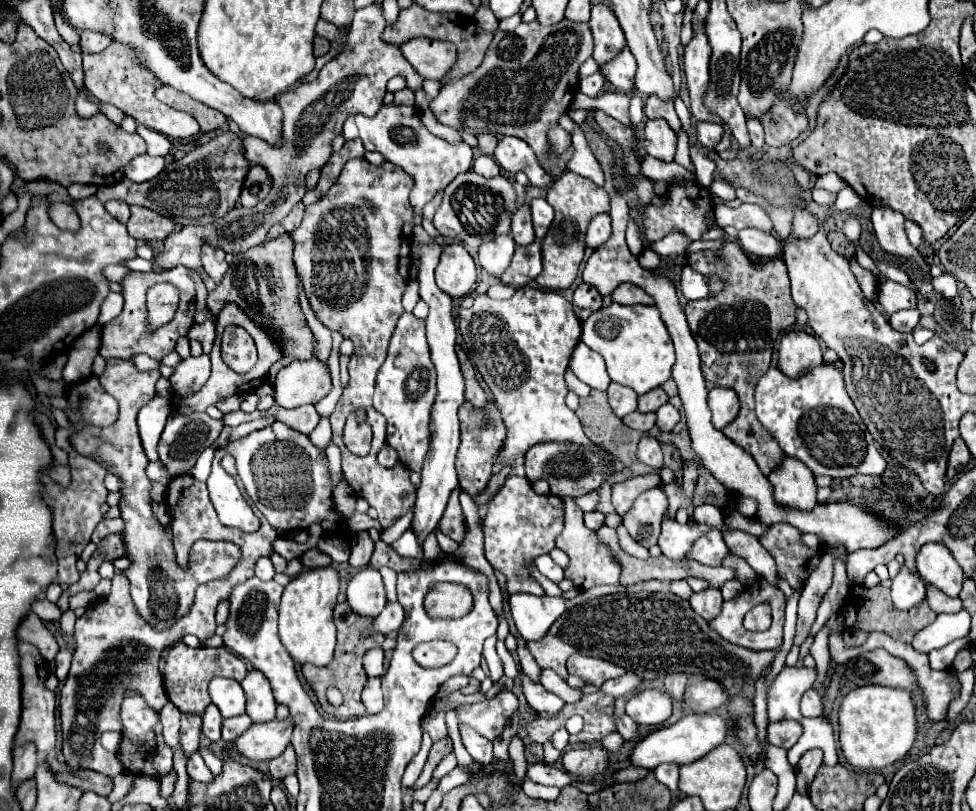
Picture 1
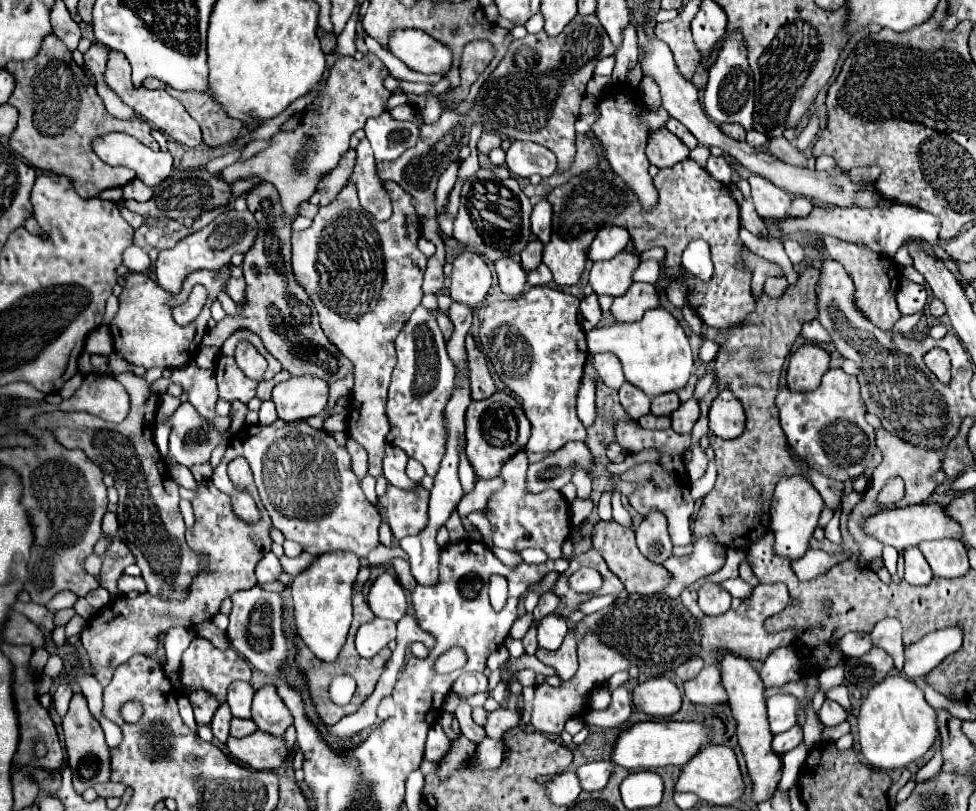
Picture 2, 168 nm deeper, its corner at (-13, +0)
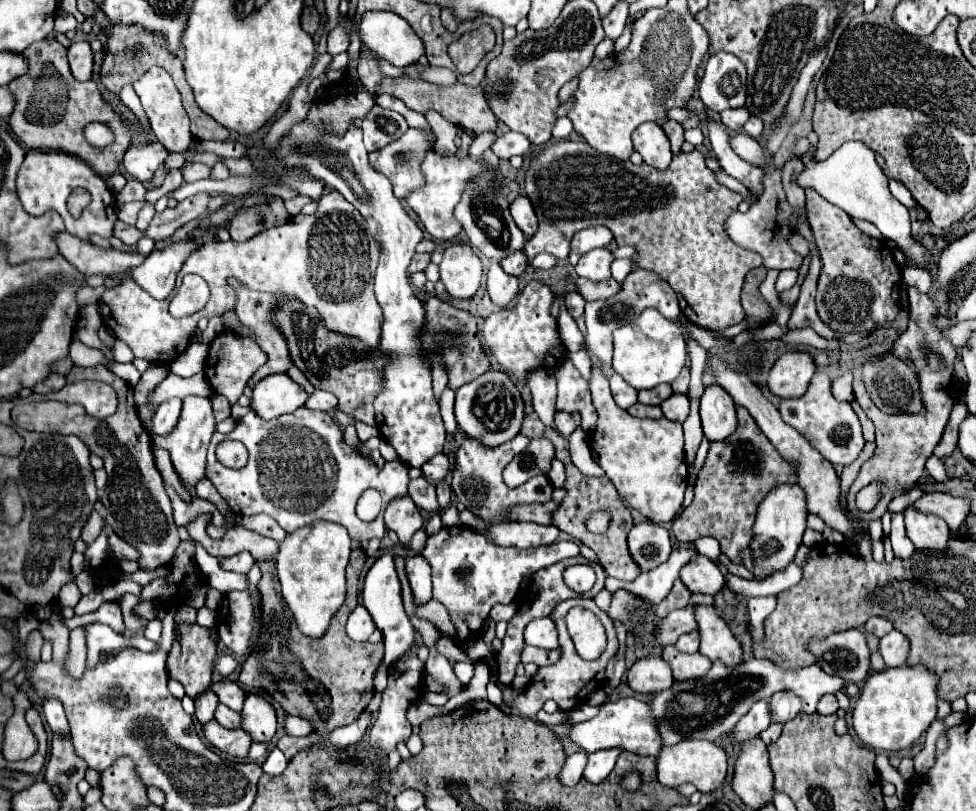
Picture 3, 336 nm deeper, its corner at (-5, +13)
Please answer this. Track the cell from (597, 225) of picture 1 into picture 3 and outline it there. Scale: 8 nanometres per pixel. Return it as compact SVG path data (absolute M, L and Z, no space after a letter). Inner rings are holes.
M595 225L579 231L571 239L571 253L569 253L569 263L575 265L587 251L597 249L597 247L607 247L613 241L613 233L605 225Z

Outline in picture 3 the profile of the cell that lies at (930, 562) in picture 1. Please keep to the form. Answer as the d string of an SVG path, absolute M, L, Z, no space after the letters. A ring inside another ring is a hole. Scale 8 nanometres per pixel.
M911 505L903 511L903 515L905 515L907 537L913 541L917 549L929 549L929 551L947 549L951 531L943 519L937 519L933 515L923 515L915 511Z

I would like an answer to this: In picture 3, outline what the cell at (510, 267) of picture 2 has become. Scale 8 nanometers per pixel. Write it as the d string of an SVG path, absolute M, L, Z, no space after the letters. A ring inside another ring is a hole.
M493 261L491 269L487 273L487 291L489 291L489 297L493 299L493 303L497 307L505 307L513 301L513 297L519 291L517 277L507 275L503 271L503 267L499 265L499 261Z

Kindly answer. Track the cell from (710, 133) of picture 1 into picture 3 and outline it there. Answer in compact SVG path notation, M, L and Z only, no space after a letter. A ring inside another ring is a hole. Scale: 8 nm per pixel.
M743 107L741 109L727 109L721 113L721 123L731 129L733 133L739 133L743 131L743 125L745 121L749 119L749 111L745 111Z

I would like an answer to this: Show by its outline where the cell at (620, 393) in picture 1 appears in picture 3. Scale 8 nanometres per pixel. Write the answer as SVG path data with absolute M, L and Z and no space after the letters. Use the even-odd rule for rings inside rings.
M613 373L611 375L611 393L613 393L613 399L615 403L621 407L621 409L629 409L633 403L637 403L637 389L631 387L621 375Z

